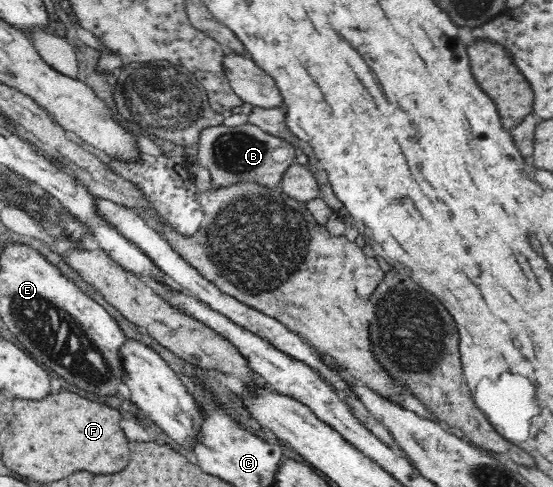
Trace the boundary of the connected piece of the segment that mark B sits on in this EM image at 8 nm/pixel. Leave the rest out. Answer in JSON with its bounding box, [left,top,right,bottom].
[198,122,296,188]

